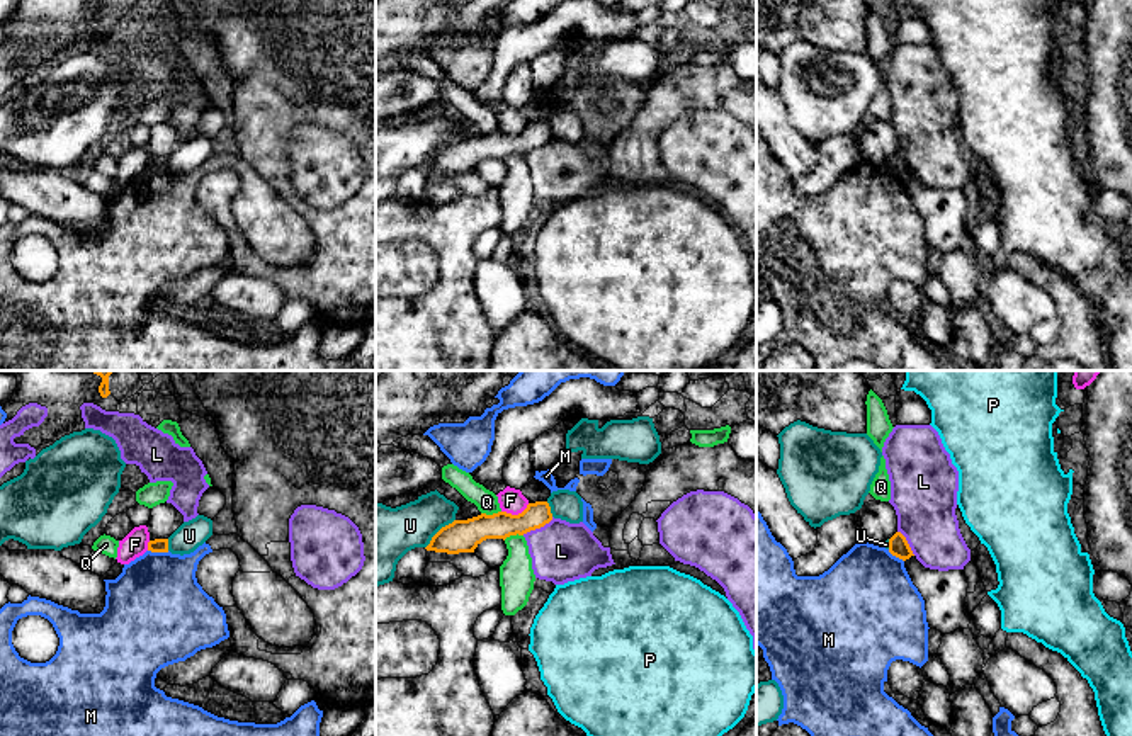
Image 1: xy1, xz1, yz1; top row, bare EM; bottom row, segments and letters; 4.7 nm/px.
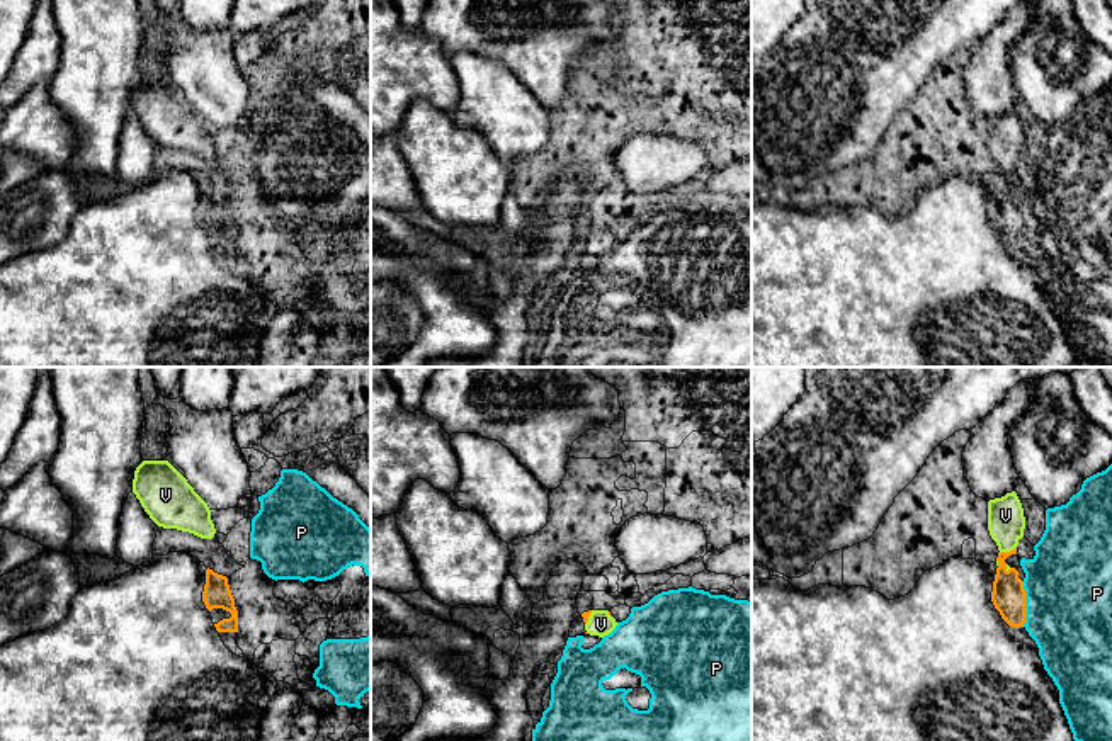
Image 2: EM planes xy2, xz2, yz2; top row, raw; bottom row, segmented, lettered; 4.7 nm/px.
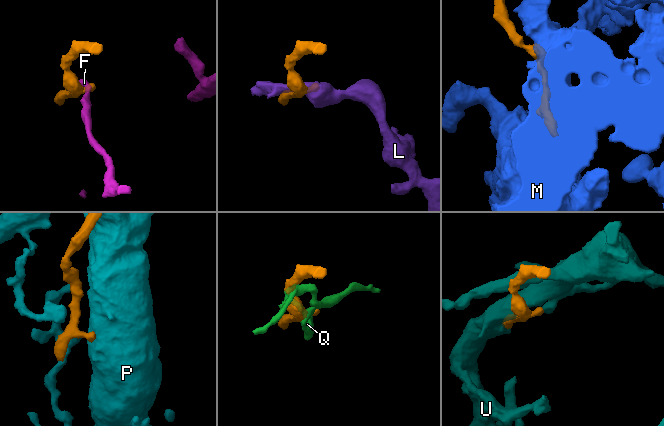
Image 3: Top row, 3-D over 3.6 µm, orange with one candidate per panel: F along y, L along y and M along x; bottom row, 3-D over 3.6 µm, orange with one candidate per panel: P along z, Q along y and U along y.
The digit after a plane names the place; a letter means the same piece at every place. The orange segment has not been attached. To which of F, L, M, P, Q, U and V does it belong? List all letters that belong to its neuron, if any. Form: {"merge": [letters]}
{"merge": ["V"]}

